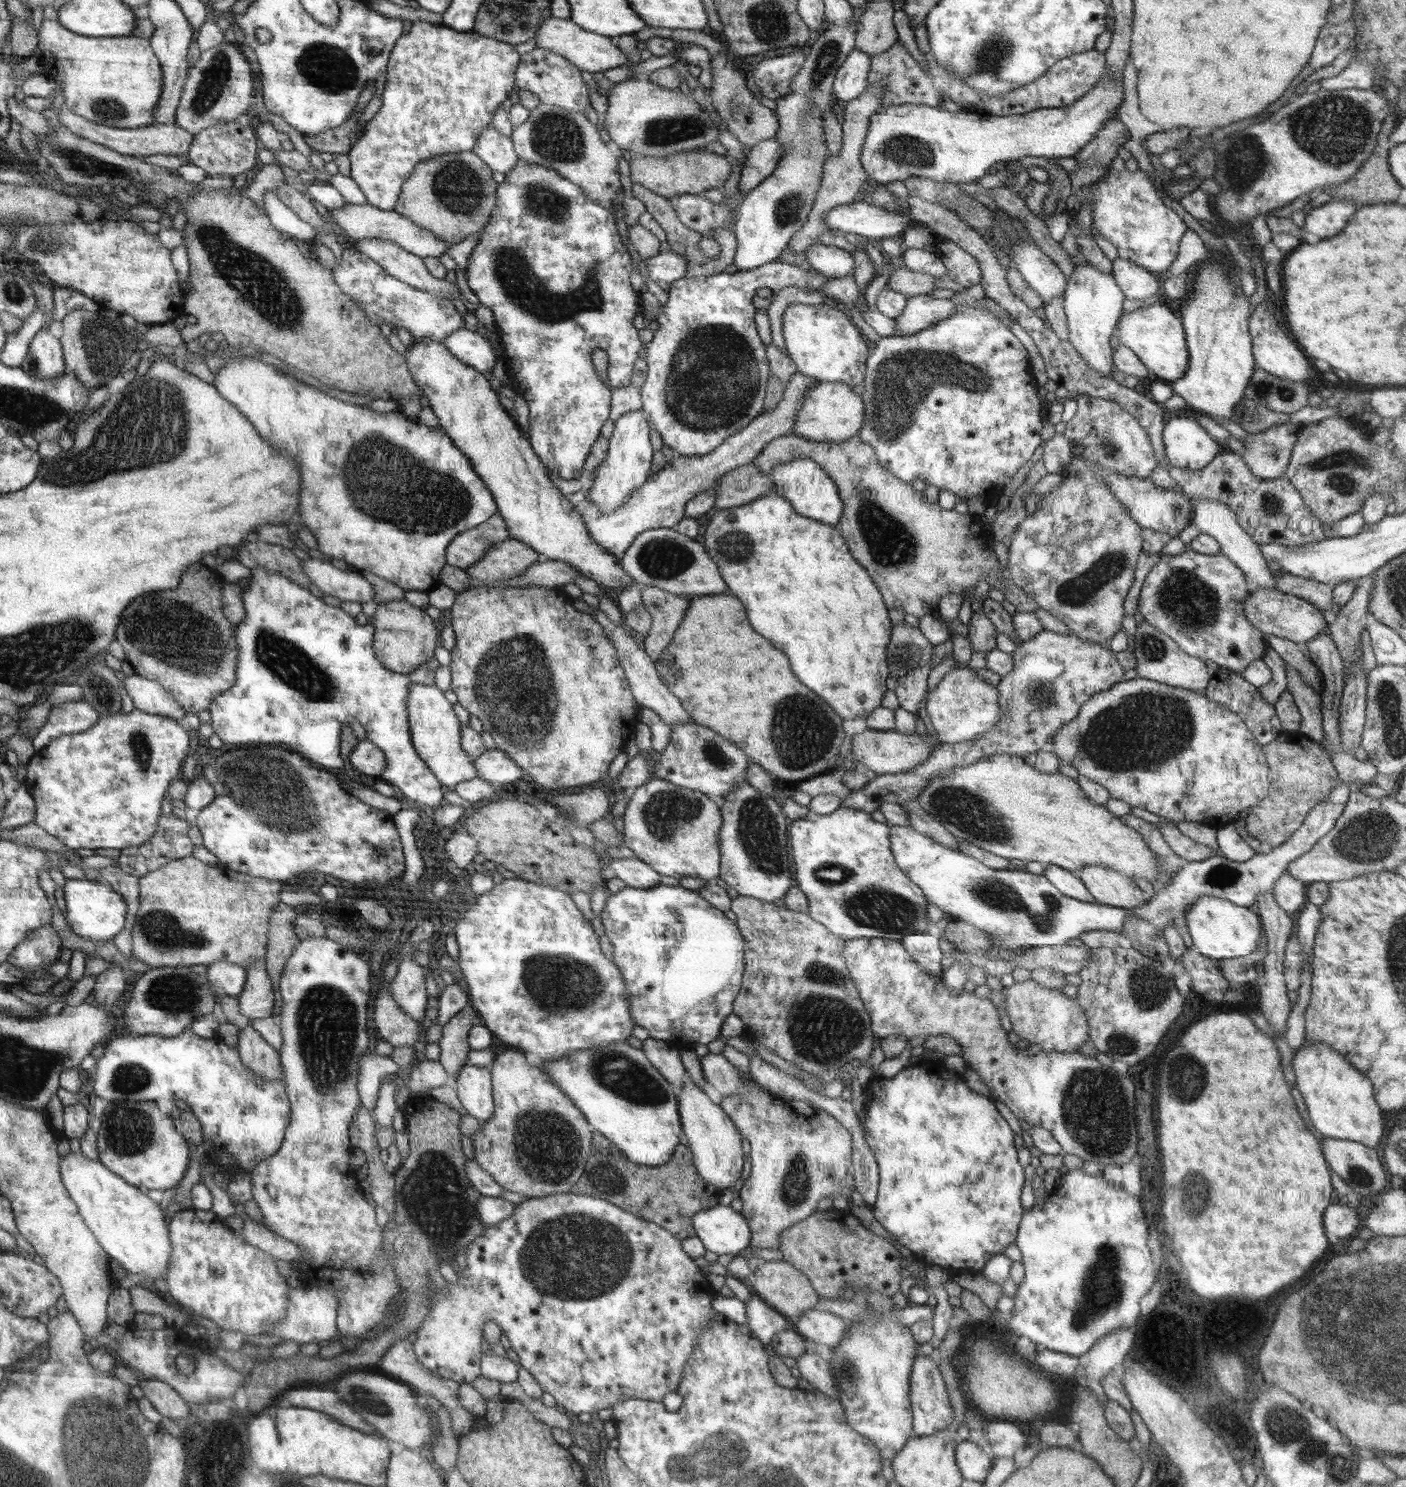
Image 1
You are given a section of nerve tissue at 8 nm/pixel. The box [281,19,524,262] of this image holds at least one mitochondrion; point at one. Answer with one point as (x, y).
(328, 68)

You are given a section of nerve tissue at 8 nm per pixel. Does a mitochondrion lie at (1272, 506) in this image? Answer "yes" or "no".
yes

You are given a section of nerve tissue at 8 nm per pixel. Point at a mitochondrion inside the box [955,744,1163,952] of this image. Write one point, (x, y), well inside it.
(996, 893)

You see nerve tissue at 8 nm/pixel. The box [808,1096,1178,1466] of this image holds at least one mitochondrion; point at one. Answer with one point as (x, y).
(1103, 1292)

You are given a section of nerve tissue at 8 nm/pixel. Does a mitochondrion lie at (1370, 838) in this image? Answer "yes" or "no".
yes

